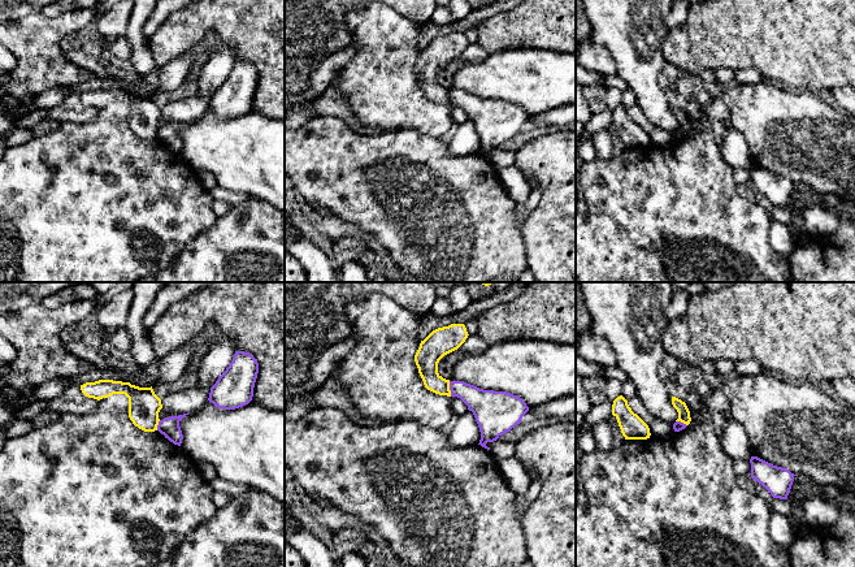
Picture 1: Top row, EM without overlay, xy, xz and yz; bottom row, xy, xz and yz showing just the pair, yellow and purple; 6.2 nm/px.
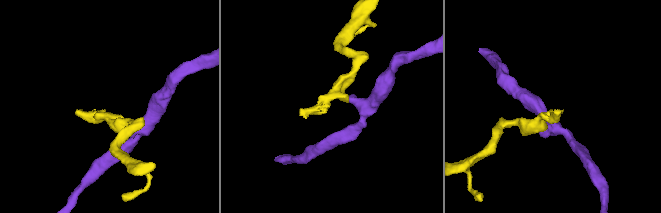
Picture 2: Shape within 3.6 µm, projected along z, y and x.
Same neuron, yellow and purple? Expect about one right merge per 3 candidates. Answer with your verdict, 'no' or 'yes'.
no

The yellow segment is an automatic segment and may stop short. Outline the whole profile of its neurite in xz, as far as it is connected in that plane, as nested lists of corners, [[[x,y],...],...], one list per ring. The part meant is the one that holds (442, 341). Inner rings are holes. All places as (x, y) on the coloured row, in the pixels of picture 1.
[[[451,324],[433,330],[421,341],[415,362],[428,390],[451,397],[450,380],[438,373],[438,363],[444,355],[457,350],[468,336],[464,324]]]

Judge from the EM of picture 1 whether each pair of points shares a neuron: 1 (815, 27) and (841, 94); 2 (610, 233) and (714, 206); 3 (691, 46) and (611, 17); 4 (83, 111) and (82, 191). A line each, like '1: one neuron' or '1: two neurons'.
1: two neurons
2: two neurons
3: two neurons
4: two neurons

